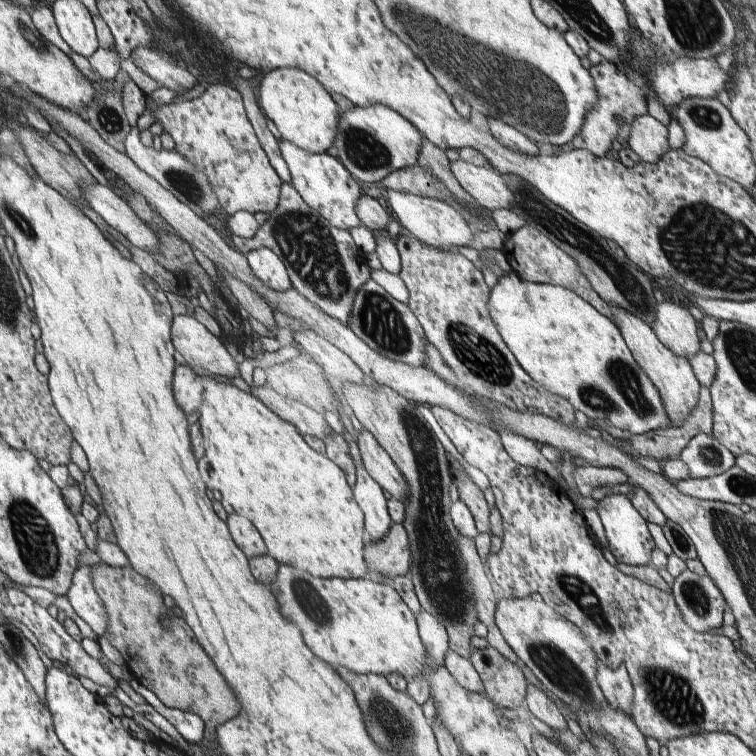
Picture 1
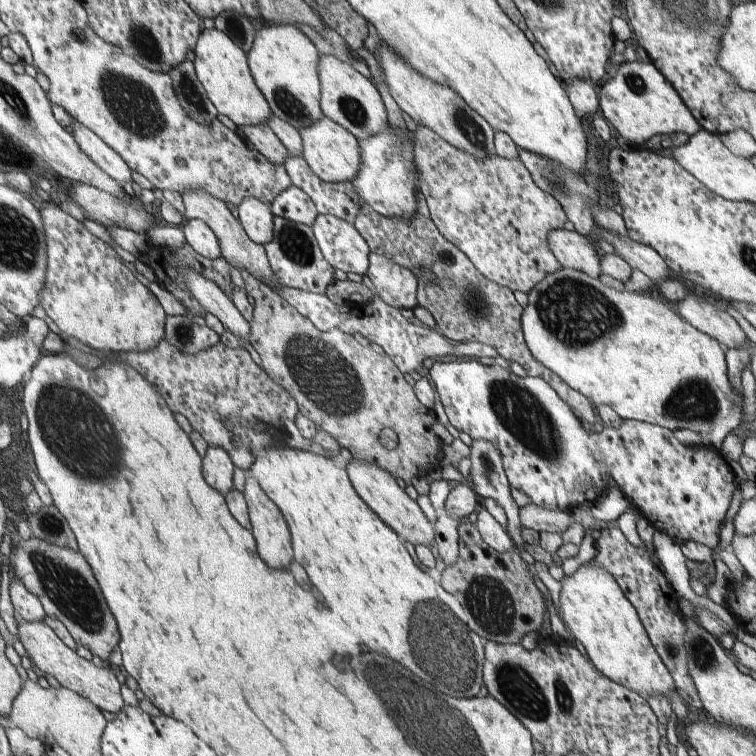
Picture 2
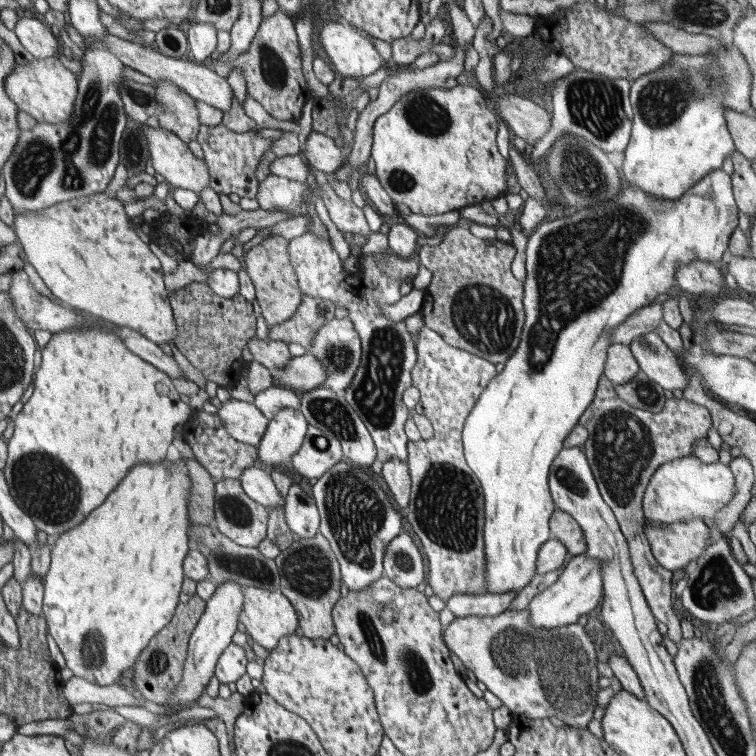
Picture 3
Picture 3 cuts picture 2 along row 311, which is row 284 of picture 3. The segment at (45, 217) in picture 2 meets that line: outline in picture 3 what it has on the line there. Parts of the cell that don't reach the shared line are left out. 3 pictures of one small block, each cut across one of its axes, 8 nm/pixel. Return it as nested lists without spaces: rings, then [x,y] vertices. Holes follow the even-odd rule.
[[[106,191],[86,195],[82,199],[72,199],[69,201],[56,203],[52,207],[46,207],[38,211],[28,211],[28,213],[16,213],[12,228],[17,235],[17,242],[24,248],[27,261],[34,266],[34,270],[40,275],[44,284],[50,289],[50,292],[62,301],[62,304],[77,311],[84,311],[92,316],[99,316],[105,321],[114,323],[119,326],[128,326],[130,329],[135,329],[138,333],[142,333],[148,340],[154,342],[158,346],[168,347],[170,341],[175,340],[178,336],[178,325],[175,324],[175,314],[171,308],[171,302],[168,299],[169,292],[165,289],[163,280],[163,269],[161,268],[160,260],[154,256],[154,252],[150,250],[150,246],[138,236],[138,232],[128,222],[128,214],[124,212],[121,200],[117,197],[111,198],[106,194]]]

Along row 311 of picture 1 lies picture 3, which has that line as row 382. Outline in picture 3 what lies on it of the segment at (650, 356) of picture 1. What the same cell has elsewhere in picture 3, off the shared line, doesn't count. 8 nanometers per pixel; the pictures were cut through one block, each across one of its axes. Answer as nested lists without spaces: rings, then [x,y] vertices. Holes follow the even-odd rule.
[[[612,343],[608,350],[607,374],[605,377],[614,384],[632,382],[642,370],[630,346]]]

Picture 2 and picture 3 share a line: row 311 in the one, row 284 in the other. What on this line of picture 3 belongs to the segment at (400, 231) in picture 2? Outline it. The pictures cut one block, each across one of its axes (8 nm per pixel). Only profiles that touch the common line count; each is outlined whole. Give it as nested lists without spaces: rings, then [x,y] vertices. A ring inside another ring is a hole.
[[[456,226],[444,235],[440,244],[422,245],[416,256],[420,265],[433,273],[418,312],[423,316],[425,326],[438,332],[447,344],[475,353],[495,365],[506,363],[514,354],[524,324],[522,282],[510,272],[516,250],[512,243],[508,246],[506,243],[480,239],[470,230]]]

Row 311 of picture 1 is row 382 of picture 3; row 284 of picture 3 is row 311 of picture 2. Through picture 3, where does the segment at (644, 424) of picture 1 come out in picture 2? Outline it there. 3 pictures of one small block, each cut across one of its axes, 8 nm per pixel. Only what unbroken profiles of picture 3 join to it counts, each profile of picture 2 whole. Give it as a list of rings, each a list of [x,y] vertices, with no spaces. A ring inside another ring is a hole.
[[[562,268],[553,274],[548,274],[544,281],[541,281],[535,289],[530,290],[528,295],[528,306],[524,310],[523,330],[527,336],[527,348],[536,360],[552,370],[556,376],[566,382],[574,391],[578,391],[592,404],[594,408],[601,405],[607,405],[612,408],[623,420],[629,419],[659,425],[674,432],[679,429],[690,429],[702,435],[703,445],[713,446],[719,449],[724,439],[743,422],[743,396],[736,393],[730,385],[727,374],[727,363],[725,354],[720,348],[720,344],[710,336],[696,330],[686,320],[675,314],[661,302],[657,295],[645,296],[638,292],[629,292],[628,290],[616,290],[604,286],[599,279],[591,278],[581,271]]]

